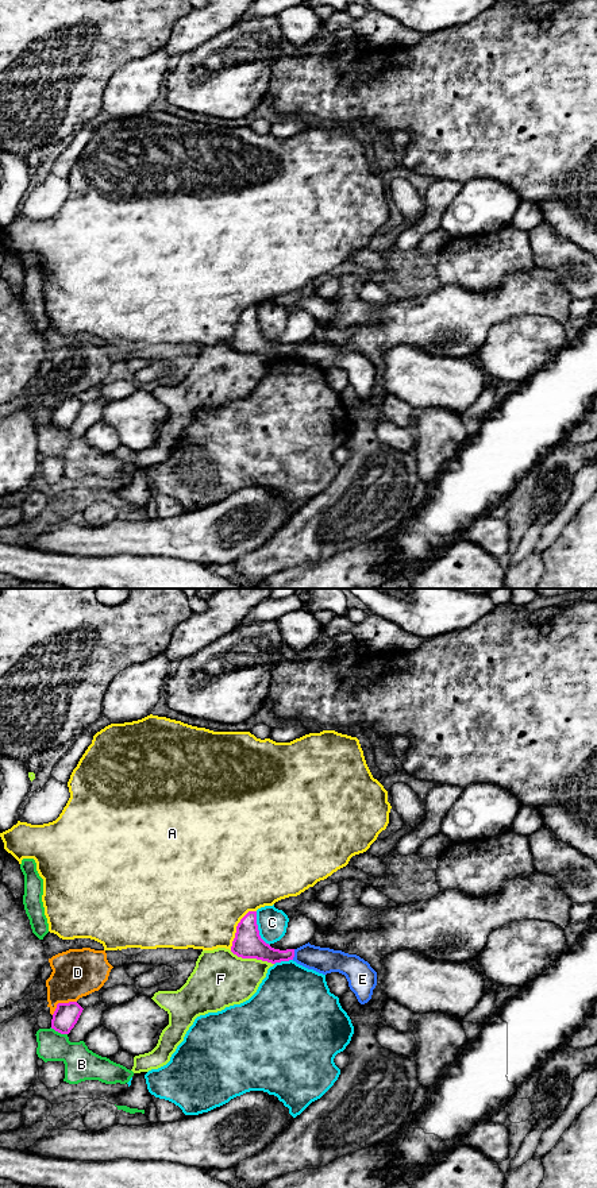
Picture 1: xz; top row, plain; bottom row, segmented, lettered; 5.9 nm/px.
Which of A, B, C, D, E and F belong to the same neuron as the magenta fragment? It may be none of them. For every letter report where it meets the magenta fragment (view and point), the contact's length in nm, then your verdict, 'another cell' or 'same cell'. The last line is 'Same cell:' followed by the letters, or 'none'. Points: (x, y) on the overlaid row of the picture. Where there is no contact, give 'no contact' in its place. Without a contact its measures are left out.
A: xz (237, 928) | 280 nm | another cell
B: xz (58, 1032) | 110 nm | another cell
C: xz (257, 929) | 220 nm | another cell
D: xz (61, 1003) | 170 nm | another cell
E: xz (293, 955) | 70 nm | another cell
F: xz (251, 957) | 280 nm | another cell
Same cell: none

